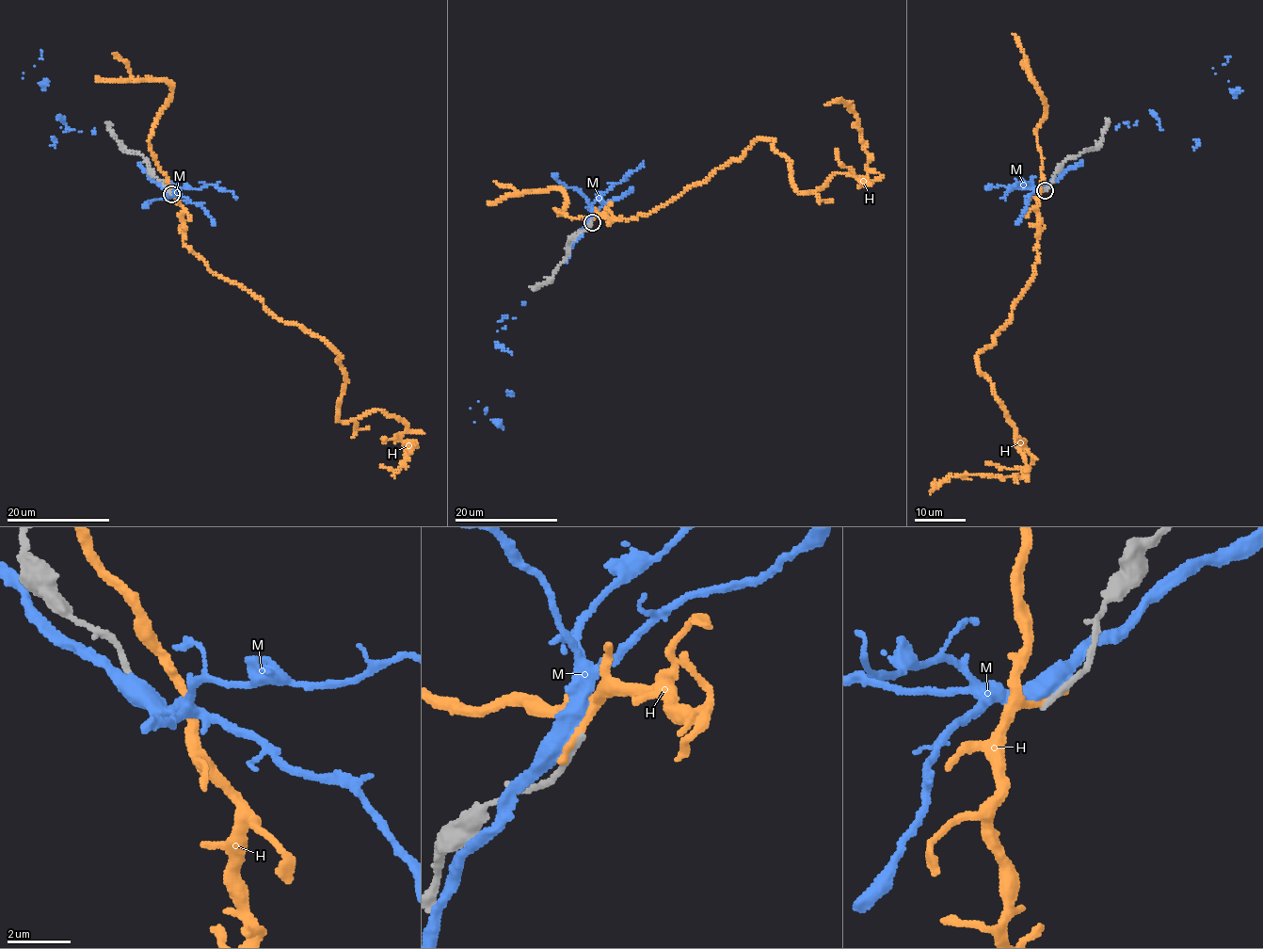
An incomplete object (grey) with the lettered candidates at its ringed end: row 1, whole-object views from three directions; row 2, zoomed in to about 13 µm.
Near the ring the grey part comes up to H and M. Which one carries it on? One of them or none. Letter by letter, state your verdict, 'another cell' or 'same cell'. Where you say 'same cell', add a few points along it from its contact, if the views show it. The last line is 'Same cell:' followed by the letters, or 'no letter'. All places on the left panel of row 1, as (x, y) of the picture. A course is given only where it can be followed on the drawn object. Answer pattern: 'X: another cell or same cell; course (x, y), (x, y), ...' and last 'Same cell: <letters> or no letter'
H: another cell
M: another cell
Same cell: no letter

